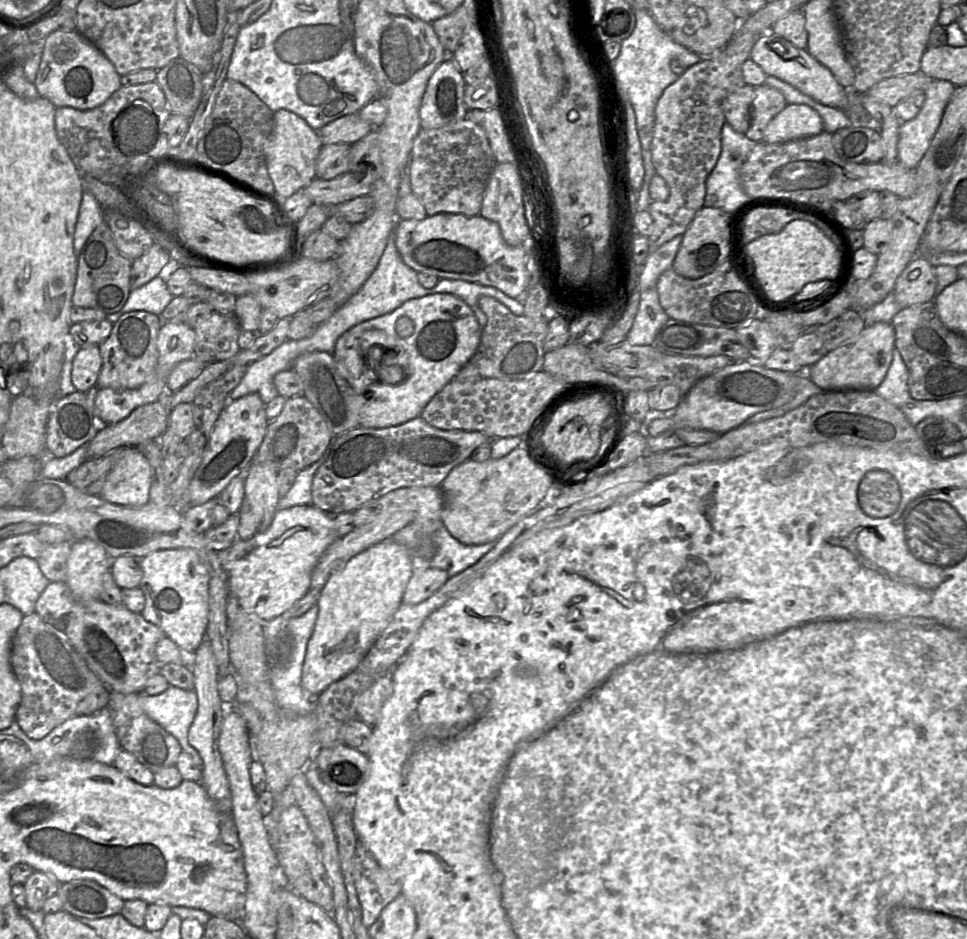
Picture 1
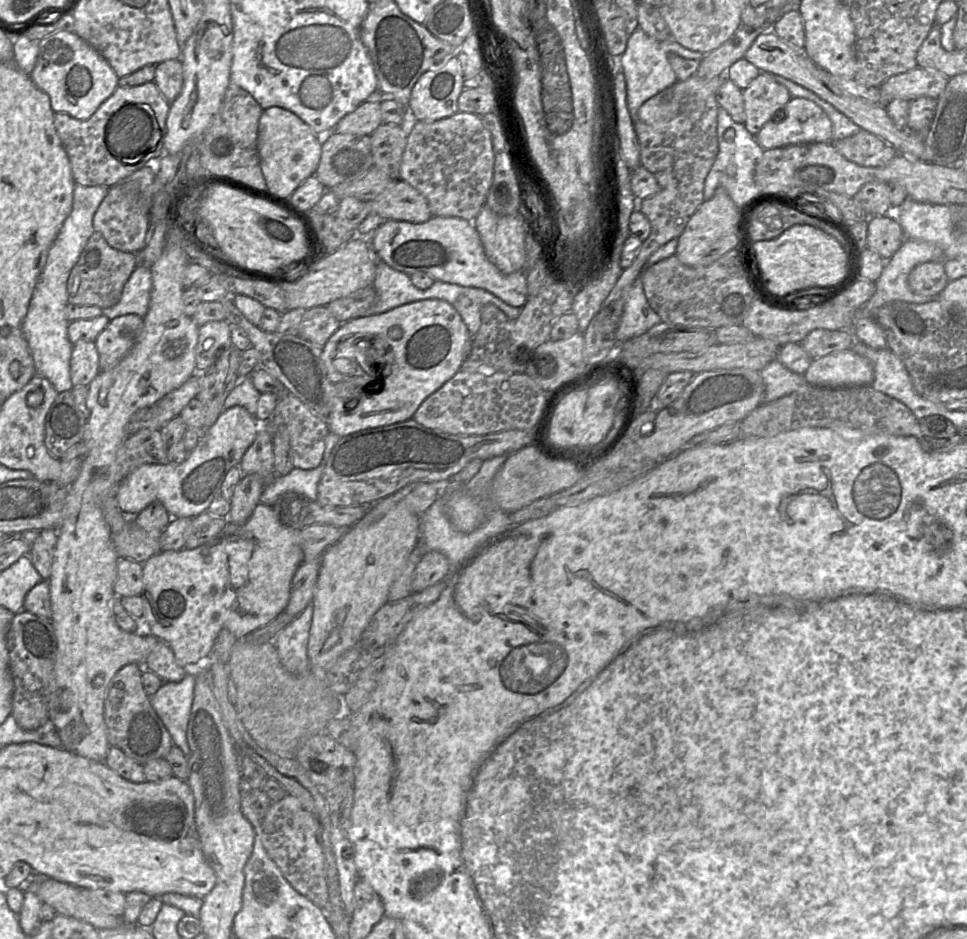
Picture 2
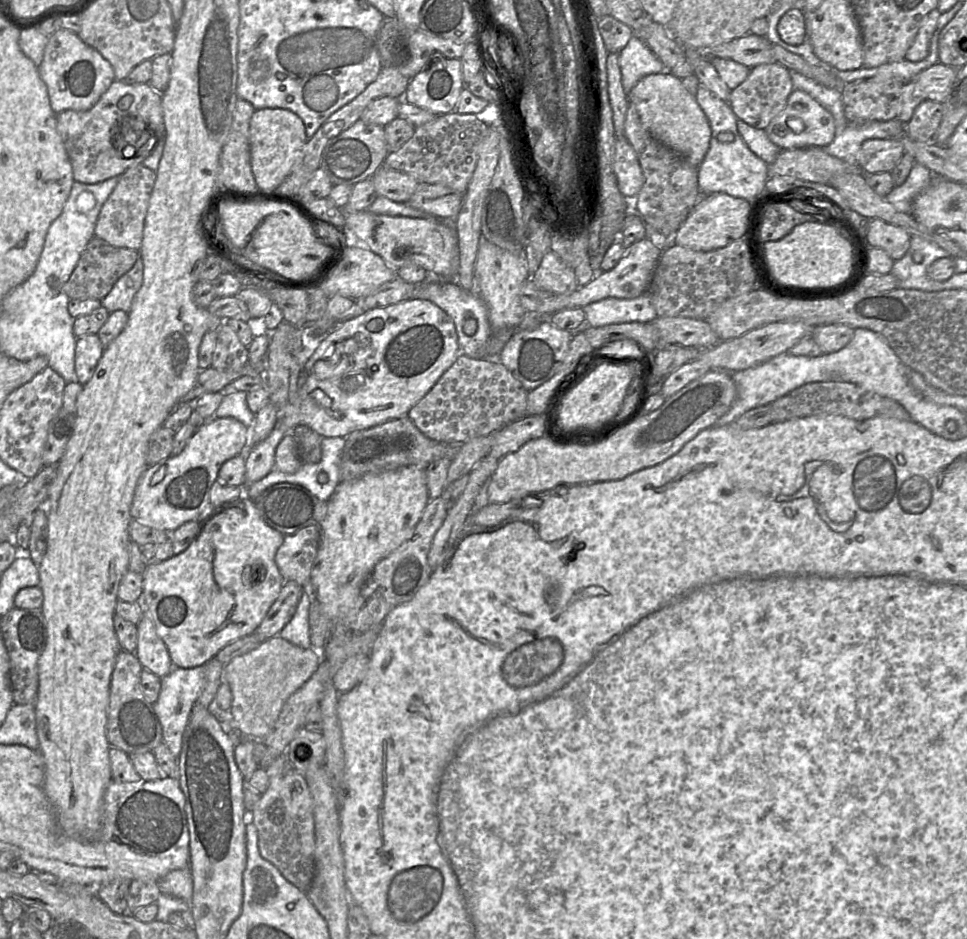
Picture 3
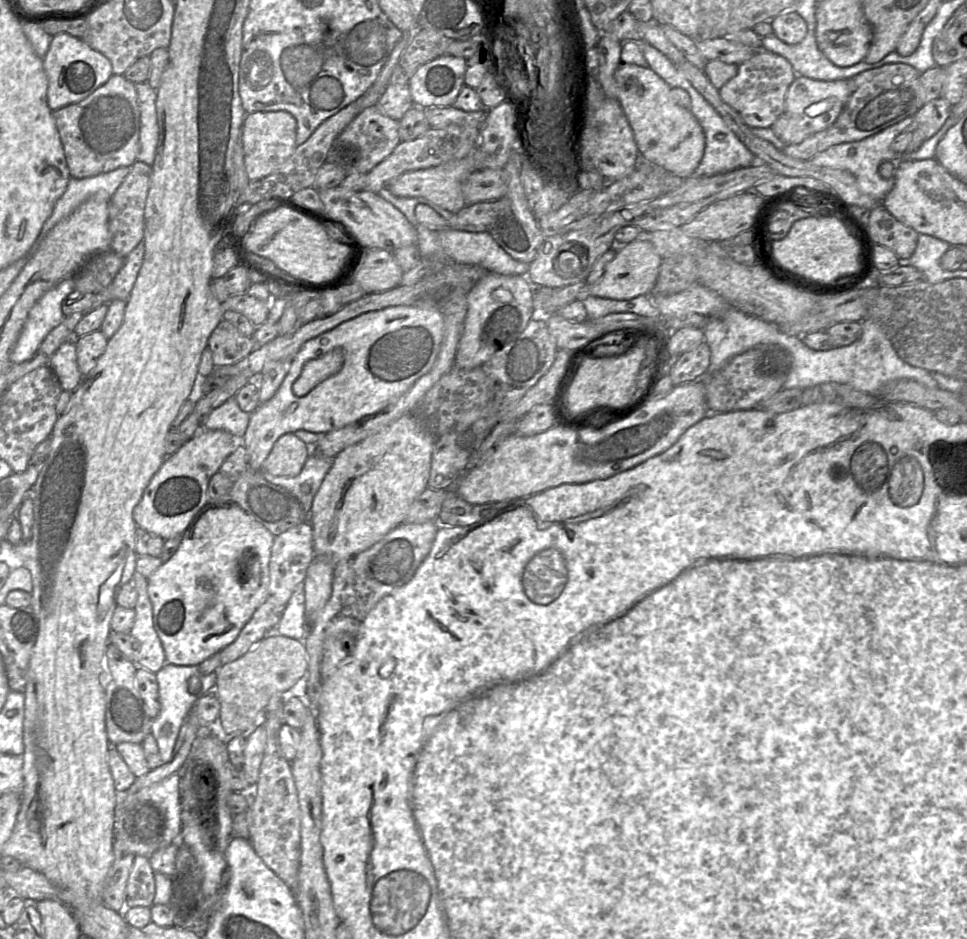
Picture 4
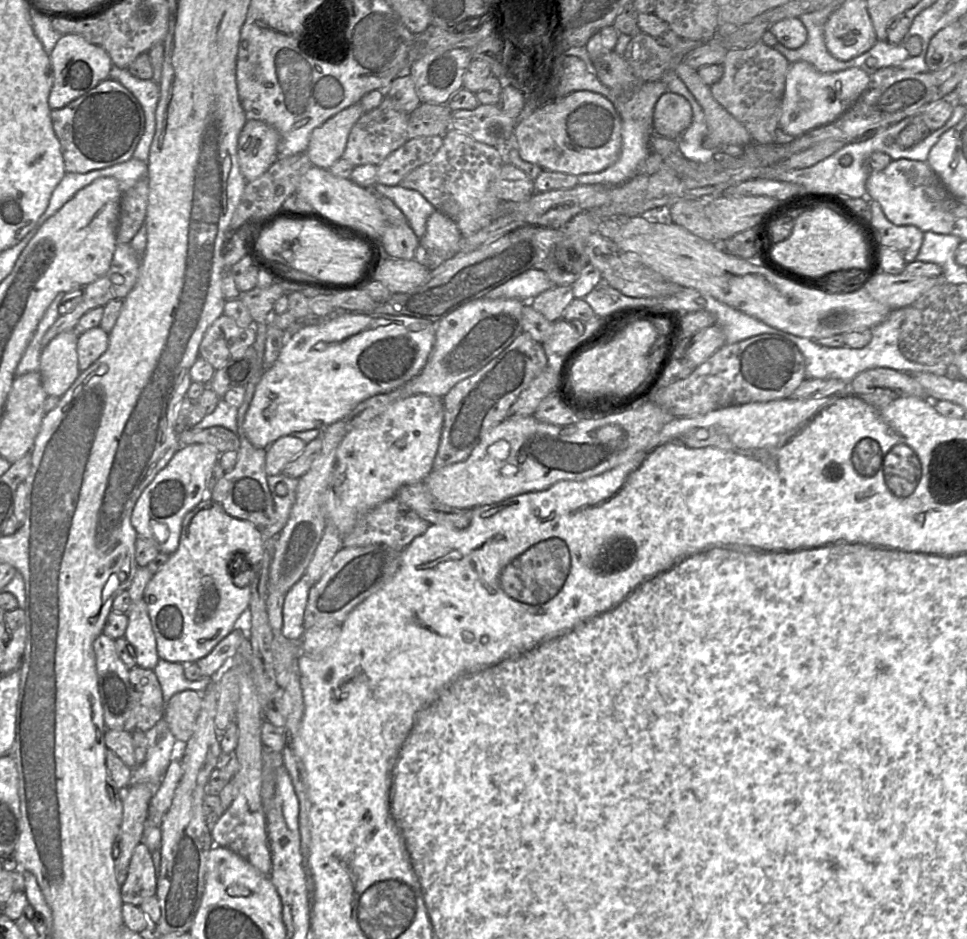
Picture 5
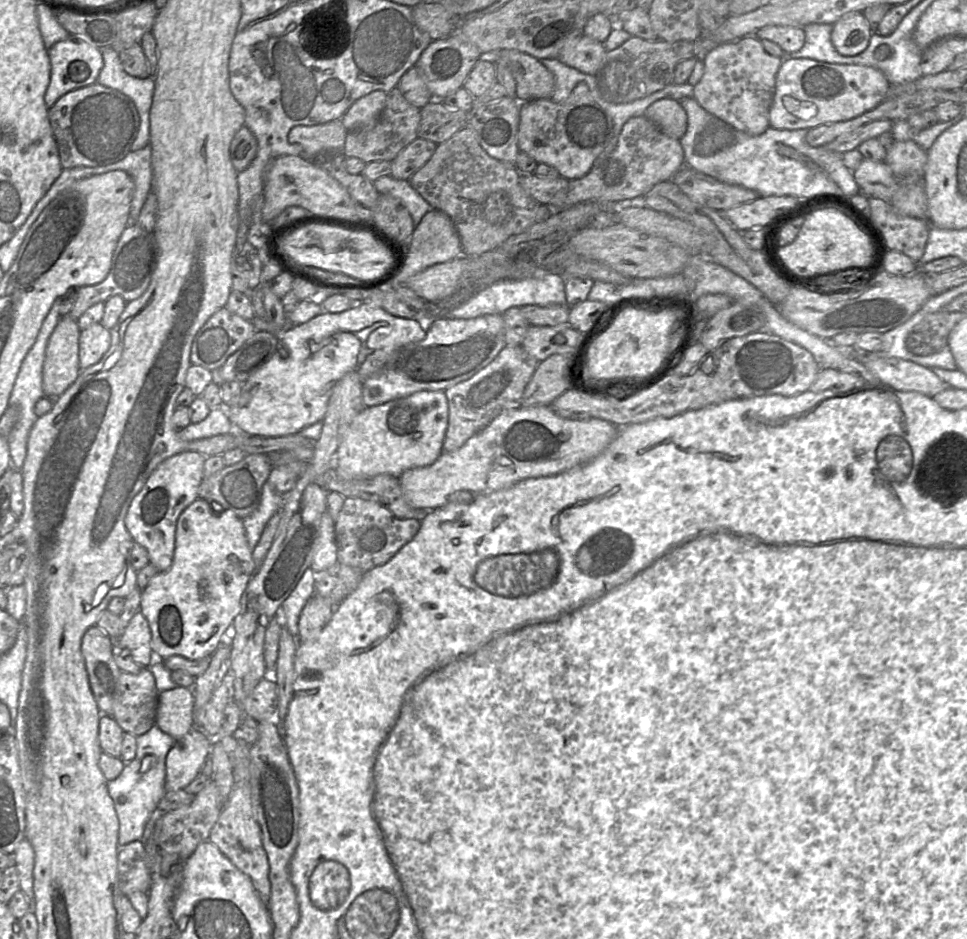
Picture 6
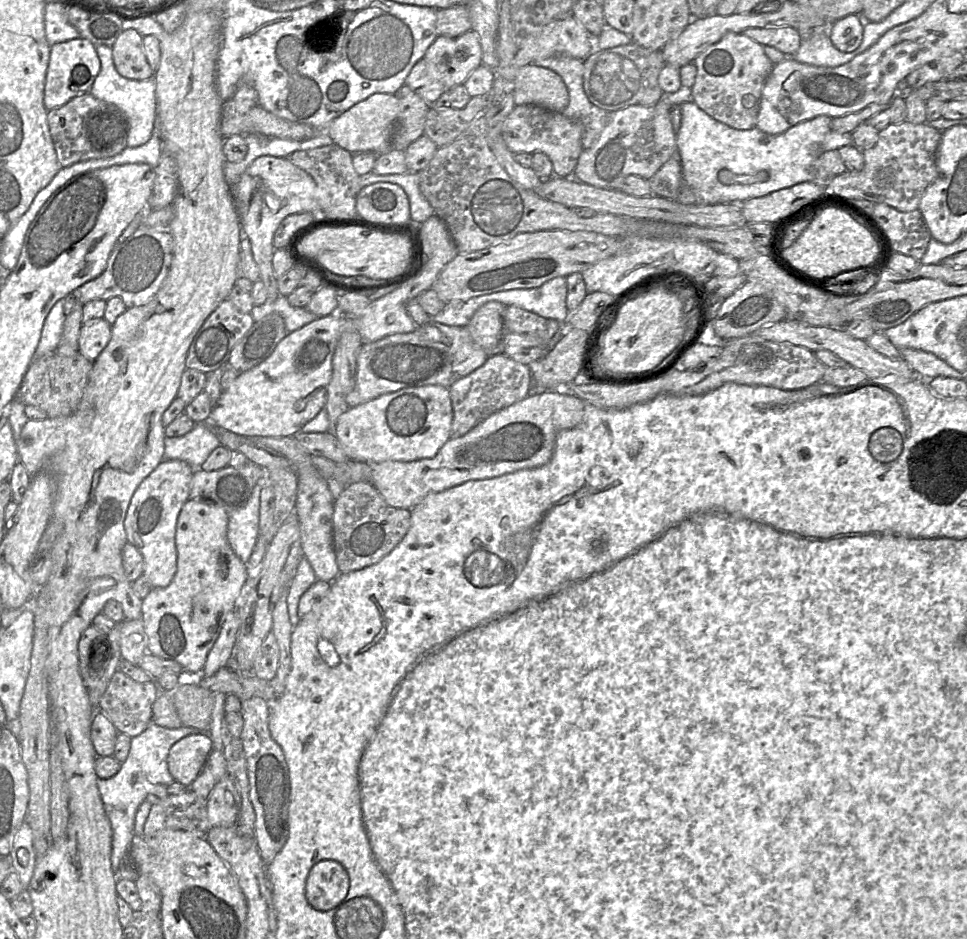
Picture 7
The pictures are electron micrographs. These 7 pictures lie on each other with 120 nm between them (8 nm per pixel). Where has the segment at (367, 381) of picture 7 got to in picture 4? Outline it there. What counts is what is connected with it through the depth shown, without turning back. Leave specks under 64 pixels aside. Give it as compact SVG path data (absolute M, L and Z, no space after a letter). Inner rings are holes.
M484 273L467 294L467 314L464 320L463 332L456 349L455 366L463 370L481 367L496 351L515 340L524 331L533 317L533 311L533 285L525 275Z

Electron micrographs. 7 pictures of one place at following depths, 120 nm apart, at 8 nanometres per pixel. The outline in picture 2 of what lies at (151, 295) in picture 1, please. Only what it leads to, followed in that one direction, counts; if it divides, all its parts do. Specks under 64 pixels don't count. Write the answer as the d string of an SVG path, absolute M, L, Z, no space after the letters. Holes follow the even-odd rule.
M137 266L125 283L119 302L112 307L102 309L103 315L109 320L126 314L144 317L149 308L151 289L150 268Z

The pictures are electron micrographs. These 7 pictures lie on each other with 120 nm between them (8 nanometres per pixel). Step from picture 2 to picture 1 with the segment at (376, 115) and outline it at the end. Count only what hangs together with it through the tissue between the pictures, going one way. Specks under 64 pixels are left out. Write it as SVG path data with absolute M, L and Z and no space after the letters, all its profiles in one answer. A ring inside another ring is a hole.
M357 113L342 116L318 131L323 145L349 144L352 145L366 136L372 126L363 121Z

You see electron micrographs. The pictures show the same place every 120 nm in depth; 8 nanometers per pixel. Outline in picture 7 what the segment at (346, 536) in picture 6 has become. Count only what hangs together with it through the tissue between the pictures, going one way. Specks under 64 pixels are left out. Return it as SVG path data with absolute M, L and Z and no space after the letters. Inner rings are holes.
M370 482L346 486L335 499L333 511L333 548L339 573L360 570L379 562L403 539L410 522L411 511L389 506Z

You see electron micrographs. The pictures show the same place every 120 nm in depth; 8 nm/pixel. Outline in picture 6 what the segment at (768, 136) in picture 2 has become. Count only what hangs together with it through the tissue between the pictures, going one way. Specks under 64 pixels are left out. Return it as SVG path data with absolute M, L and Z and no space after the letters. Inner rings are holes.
M784 58L776 75L769 125L777 130L809 130L851 120L877 107L889 96L889 89L890 83L885 75L871 66Z

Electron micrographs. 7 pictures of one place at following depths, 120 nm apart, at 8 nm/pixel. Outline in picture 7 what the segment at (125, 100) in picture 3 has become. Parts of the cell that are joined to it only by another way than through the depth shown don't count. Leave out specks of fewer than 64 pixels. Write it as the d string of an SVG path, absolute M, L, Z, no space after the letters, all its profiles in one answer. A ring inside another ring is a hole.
M89 92L49 110L47 123L61 167L87 160L110 158L128 147L128 124L124 114L115 105L97 99Z

